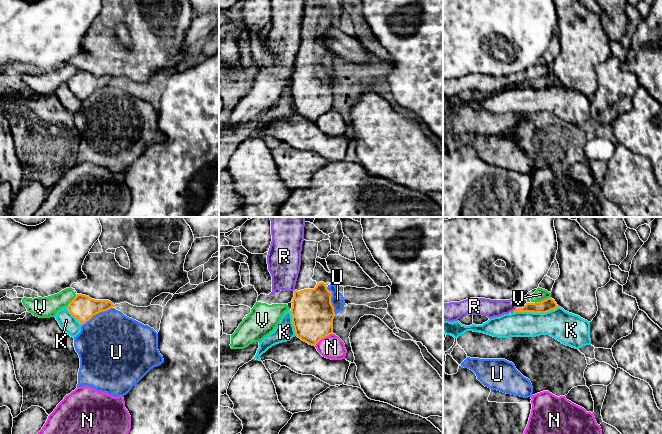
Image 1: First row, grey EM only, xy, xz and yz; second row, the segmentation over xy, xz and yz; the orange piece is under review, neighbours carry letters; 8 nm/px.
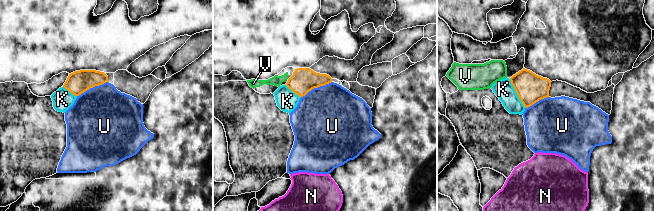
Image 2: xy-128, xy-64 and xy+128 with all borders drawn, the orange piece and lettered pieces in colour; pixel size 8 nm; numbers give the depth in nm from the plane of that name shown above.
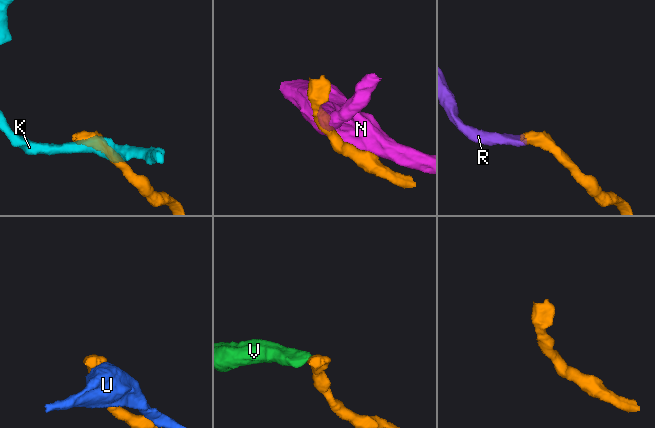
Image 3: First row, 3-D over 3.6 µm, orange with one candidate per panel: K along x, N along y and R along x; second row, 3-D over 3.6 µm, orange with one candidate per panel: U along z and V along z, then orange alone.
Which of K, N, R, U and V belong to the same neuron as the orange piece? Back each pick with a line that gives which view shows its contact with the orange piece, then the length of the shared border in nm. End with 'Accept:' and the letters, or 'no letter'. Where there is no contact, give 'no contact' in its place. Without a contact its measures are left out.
U: contact in xy; length 300 nm
Accept: U

